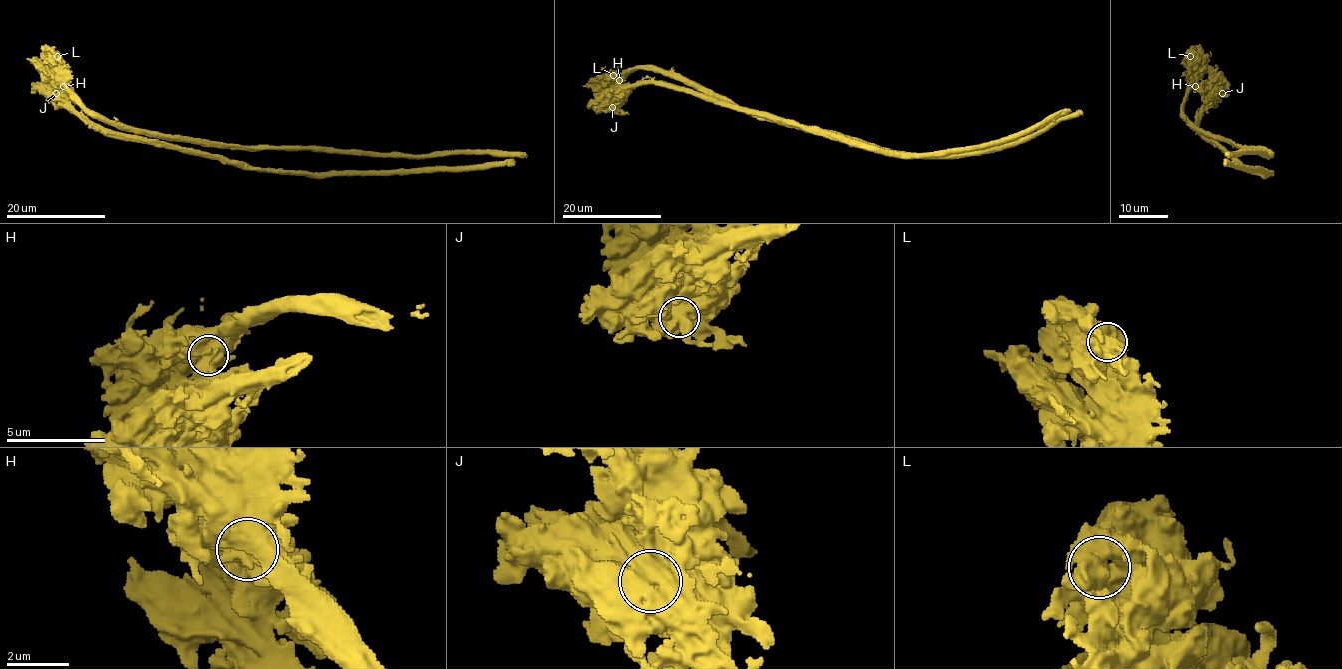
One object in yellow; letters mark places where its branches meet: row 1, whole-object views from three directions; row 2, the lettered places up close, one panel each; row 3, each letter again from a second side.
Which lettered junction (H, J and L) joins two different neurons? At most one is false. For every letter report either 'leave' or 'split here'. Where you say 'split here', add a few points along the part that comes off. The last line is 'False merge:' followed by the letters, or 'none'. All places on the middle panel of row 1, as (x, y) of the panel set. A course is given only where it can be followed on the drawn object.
H: split here; foreign part runs (619, 80), (640, 67), (659, 70), (764, 116), (919, 154), (1000, 150), (1083, 112)
J: leave
L: leave
False merge: H

